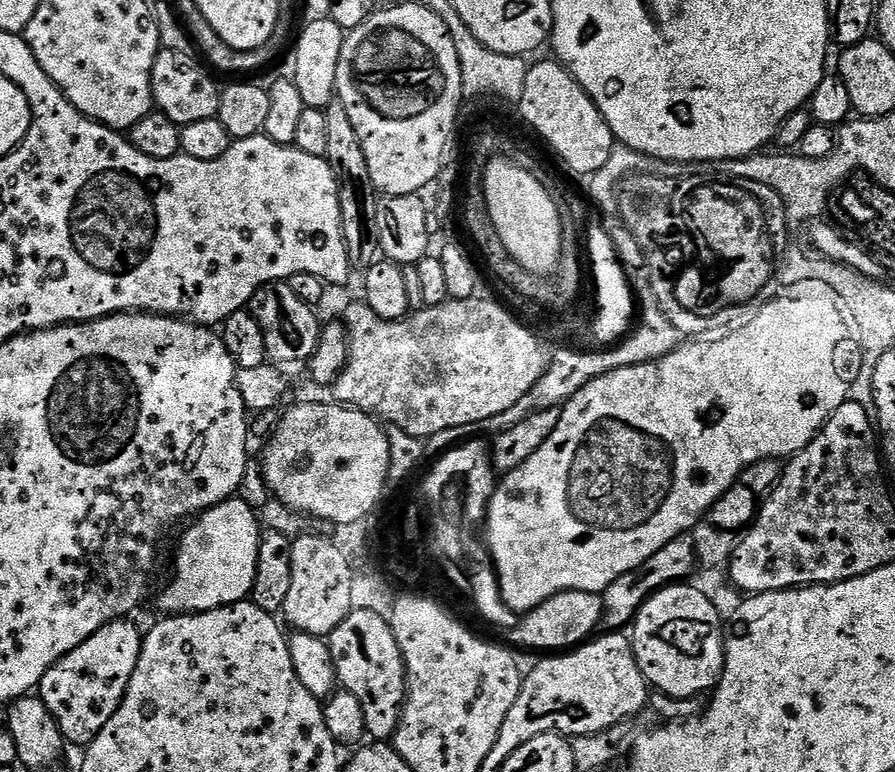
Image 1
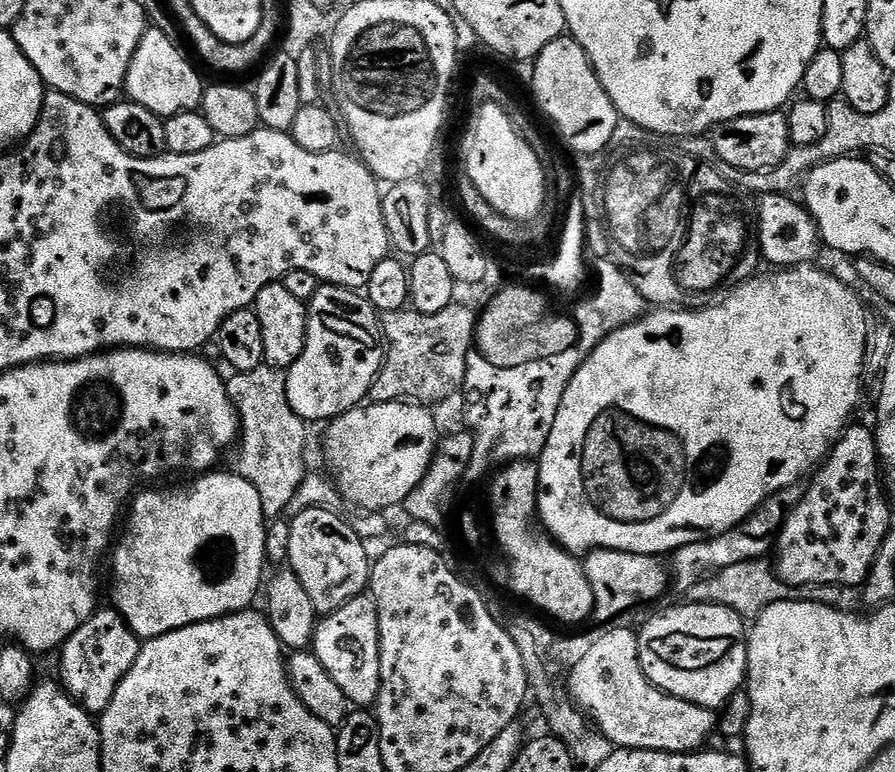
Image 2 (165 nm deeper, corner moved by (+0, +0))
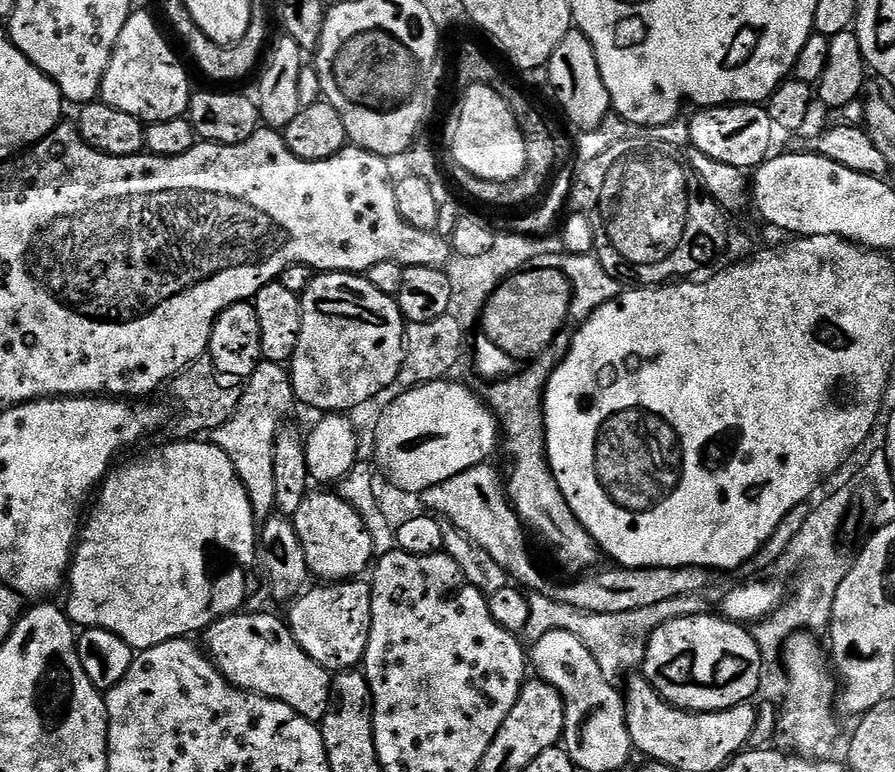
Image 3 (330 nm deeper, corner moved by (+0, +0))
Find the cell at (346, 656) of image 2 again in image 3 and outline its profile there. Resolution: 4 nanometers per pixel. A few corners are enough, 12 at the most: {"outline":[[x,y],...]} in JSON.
{"outline":[[328,582],[291,601],[298,646],[332,674],[366,654],[372,589]]}

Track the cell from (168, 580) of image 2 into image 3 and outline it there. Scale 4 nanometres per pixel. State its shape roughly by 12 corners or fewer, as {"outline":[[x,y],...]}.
{"outline":[[230,458],[109,471],[66,615],[134,650],[241,611],[258,525]]}

